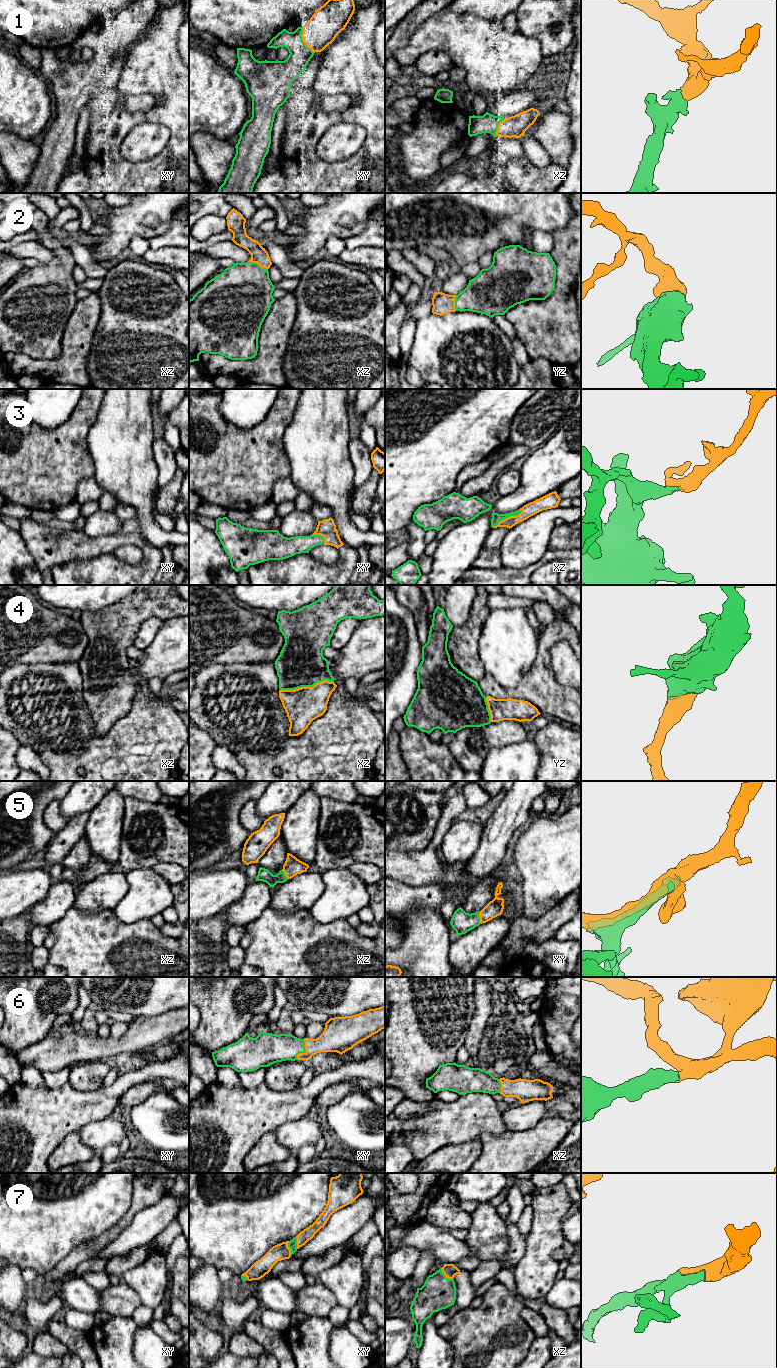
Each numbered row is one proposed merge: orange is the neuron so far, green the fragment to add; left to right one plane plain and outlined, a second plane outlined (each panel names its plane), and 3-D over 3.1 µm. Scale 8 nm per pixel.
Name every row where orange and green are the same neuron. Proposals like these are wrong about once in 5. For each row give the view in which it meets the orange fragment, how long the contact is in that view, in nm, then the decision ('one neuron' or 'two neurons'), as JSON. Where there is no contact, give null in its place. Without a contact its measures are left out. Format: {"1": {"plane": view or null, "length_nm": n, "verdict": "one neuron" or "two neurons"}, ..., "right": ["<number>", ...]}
{"1": {"plane": "xy", "length_nm": 240, "verdict": "one neuron"}, "2": {"plane": "xz", "length_nm": 170, "verdict": "one neuron"}, "3": {"plane": "xz", "length_nm": 280, "verdict": "one neuron"}, "4": {"plane": "xz", "length_nm": 440, "verdict": "one neuron"}, "5": {"plane": "xy", "length_nm": 110, "verdict": "one neuron"}, "6": {"plane": "xy", "length_nm": 180, "verdict": "one neuron"}, "7": {"plane": "xz", "length_nm": 140, "verdict": "one neuron"}, "right": ["1", "2", "3", "4", "5", "6", "7"]}

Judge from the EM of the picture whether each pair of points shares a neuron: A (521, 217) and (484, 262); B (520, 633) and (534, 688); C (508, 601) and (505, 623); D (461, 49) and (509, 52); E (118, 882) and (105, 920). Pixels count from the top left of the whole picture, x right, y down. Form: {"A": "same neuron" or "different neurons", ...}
{"A": "different neurons", "B": "different neurons", "C": "different neurons", "D": "same neuron", "E": "different neurons"}

